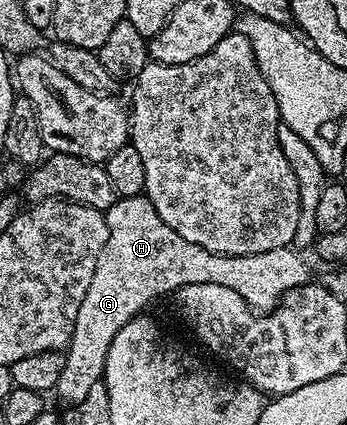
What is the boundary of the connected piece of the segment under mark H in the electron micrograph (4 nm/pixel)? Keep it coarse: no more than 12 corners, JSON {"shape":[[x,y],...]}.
{"shape":[[144,194],[104,214],[94,274],[151,307],[222,284],[257,312],[310,280],[292,246],[222,256],[182,240]]}

